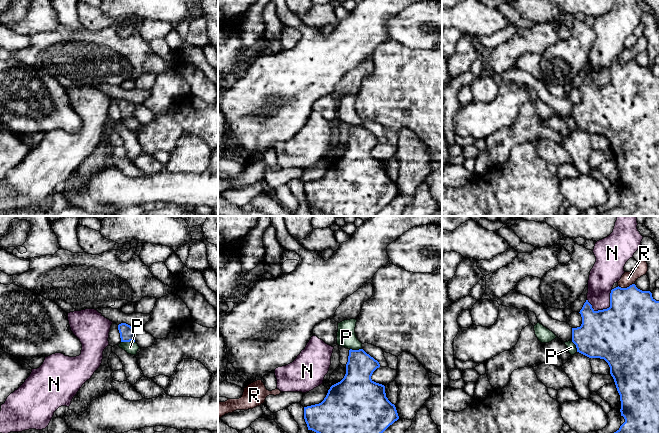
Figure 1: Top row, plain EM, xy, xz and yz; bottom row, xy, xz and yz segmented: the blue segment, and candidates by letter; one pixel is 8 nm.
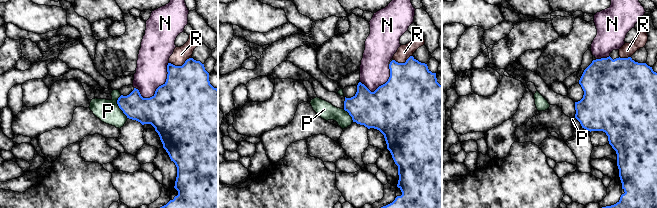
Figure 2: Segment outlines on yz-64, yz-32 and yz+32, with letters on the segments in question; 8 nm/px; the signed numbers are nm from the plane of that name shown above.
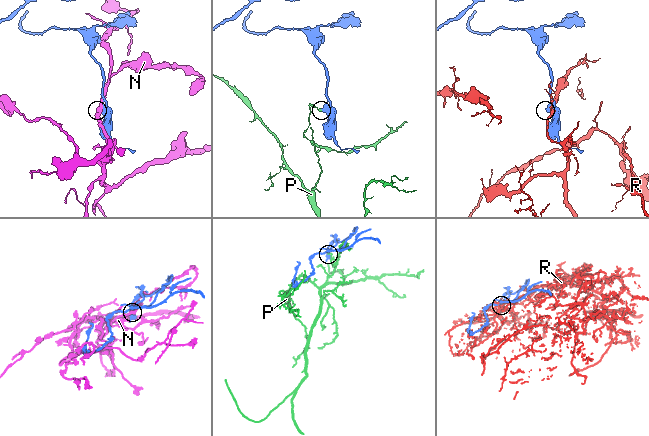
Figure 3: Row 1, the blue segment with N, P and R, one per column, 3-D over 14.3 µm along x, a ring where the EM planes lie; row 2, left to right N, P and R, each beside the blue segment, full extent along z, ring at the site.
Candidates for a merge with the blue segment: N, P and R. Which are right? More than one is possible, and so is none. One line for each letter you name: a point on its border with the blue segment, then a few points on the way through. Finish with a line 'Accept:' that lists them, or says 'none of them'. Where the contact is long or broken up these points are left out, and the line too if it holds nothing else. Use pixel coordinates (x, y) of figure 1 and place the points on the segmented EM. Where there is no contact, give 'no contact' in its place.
Accept: none of them

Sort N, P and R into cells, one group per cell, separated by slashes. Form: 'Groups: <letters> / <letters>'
Groups: N / P / R

